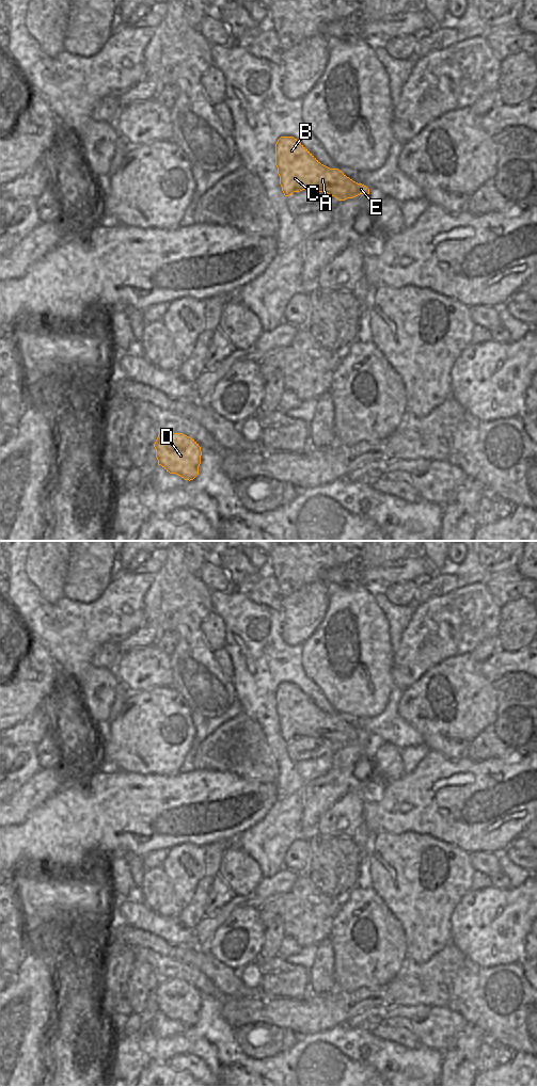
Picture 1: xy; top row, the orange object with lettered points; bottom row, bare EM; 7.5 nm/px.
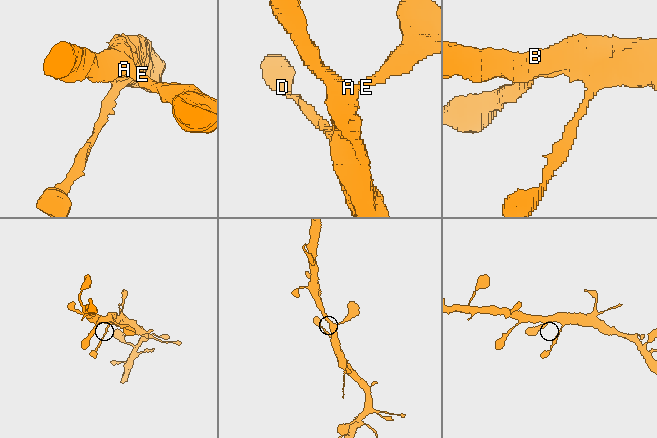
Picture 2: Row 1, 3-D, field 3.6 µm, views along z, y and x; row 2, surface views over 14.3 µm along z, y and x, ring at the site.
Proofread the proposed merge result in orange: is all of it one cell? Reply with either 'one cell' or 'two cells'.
one cell

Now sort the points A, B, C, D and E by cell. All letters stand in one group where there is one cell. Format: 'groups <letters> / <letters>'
groups A B C D E

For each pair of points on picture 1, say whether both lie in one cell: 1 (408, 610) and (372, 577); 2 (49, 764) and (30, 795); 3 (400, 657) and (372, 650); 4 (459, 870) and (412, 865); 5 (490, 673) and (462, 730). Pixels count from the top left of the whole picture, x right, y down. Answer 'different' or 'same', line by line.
1: different
2: same
3: different
4: same
5: different

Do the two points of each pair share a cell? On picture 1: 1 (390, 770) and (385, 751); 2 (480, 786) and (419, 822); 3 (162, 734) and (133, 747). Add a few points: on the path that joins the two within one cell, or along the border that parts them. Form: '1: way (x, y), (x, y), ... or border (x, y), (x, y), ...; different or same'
1: way (390, 766), (388, 755); same
2: way (466, 800), (441, 800), (433, 808); same
3: way (155, 734), (141, 739); same

